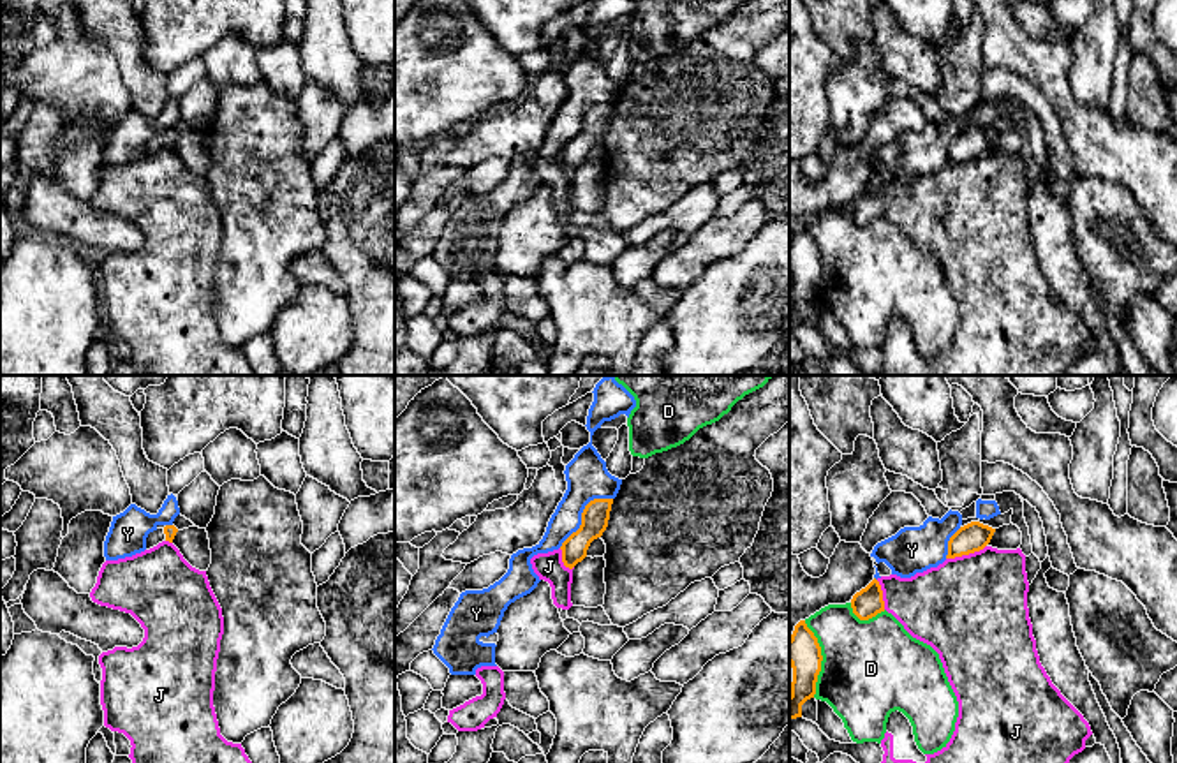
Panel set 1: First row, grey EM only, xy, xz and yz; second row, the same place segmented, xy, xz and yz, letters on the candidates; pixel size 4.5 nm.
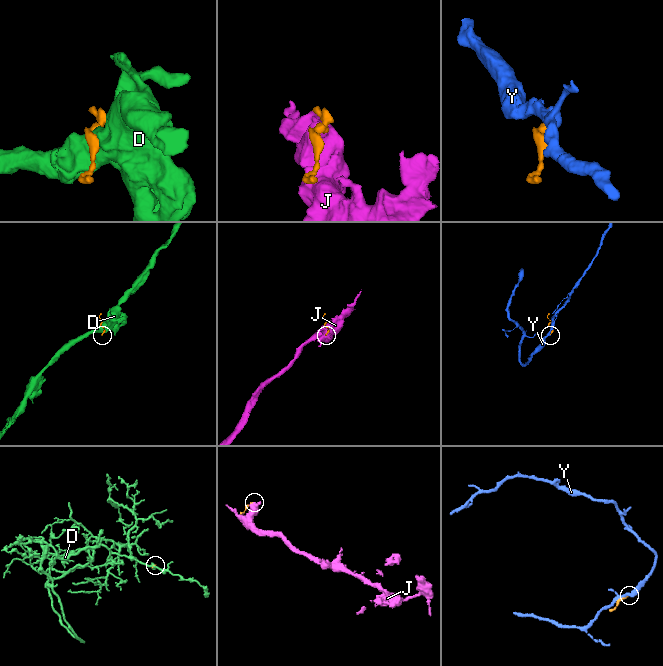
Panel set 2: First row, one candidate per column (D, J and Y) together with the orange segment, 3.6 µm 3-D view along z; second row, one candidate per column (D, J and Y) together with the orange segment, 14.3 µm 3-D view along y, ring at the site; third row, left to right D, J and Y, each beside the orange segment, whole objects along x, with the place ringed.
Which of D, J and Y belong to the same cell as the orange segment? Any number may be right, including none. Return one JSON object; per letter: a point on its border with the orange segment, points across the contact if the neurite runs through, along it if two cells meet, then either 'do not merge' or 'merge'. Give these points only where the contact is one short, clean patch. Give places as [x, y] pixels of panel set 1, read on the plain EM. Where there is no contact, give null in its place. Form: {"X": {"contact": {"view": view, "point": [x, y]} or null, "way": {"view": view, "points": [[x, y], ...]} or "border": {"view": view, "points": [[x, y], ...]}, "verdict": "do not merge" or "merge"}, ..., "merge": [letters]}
{"D": {"contact": {"view": "yz", "point": [866, 224]}, "verdict": "do not merge"}, "J": {"contact": {"view": "yz", "point": [966, 159]}, "verdict": "do not merge"}, "Y": {"contact": {"view": "xz", "point": [582, 118]}, "verdict": "do not merge"}, "merge": []}

